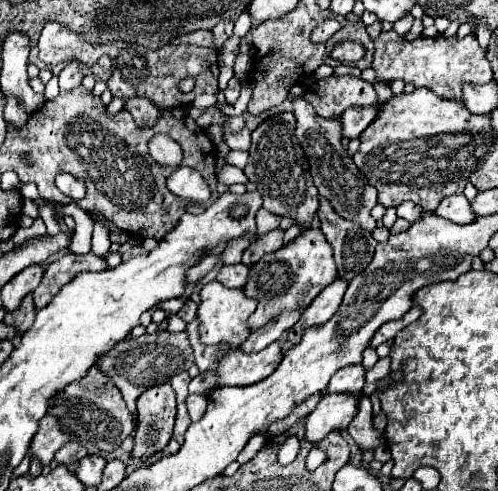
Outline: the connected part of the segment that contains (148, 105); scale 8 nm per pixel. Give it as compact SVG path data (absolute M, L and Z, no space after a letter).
M141 97L125 99L125 109L133 115L133 119L139 125L145 125L145 127L151 127L157 121L157 117L161 115L161 111L155 107L155 103L151 103L149 99L141 99Z

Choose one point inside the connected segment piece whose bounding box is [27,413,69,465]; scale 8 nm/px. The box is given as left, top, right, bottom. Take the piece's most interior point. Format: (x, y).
(50, 436)

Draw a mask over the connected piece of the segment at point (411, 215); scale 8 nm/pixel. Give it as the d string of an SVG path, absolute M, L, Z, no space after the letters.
M405 201L405 203L401 203L401 205L397 207L397 215L403 217L403 219L407 219L409 223L413 223L421 213L423 213L423 209L417 207L417 205L413 205L411 201Z

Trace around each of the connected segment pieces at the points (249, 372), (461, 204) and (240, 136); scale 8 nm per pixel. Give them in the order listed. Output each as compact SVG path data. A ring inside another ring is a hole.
M271 343L269 347L265 347L261 353L241 353L241 351L233 351L229 355L225 355L219 363L219 367L215 369L217 377L219 377L219 385L251 385L257 383L265 377L269 377L277 365L281 363L281 347L279 343Z
M451 195L441 201L441 205L435 209L437 217L449 219L453 223L469 223L475 219L475 215L469 209L469 201L463 195Z
M245 127L239 133L229 133L225 135L225 143L231 149L239 149L239 151L247 151L251 147L251 131Z

